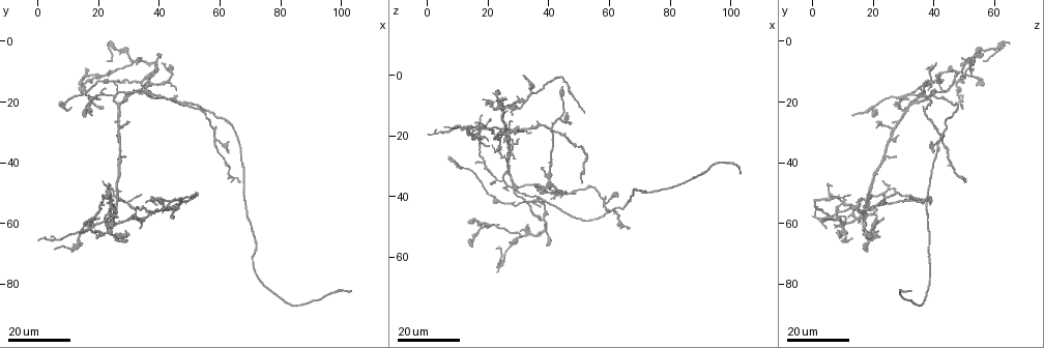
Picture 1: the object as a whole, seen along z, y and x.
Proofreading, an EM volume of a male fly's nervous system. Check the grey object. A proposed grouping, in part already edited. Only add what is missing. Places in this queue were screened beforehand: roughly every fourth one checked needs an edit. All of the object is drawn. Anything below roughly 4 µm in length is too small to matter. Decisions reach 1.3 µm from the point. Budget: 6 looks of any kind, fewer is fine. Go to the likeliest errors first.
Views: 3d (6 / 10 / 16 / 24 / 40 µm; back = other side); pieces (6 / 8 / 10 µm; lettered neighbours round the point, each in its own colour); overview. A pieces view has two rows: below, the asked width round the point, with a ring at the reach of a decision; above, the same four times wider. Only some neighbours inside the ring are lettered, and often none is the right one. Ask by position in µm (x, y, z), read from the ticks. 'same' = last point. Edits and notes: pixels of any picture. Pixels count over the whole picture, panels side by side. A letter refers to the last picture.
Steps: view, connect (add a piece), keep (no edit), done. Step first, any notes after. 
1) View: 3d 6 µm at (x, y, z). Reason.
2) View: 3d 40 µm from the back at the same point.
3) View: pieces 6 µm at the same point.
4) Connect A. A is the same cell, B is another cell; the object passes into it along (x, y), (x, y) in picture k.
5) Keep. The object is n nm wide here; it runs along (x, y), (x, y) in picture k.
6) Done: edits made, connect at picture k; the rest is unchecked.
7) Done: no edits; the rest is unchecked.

View: 3d 16 µm at (29, 38, 27). Thin end.

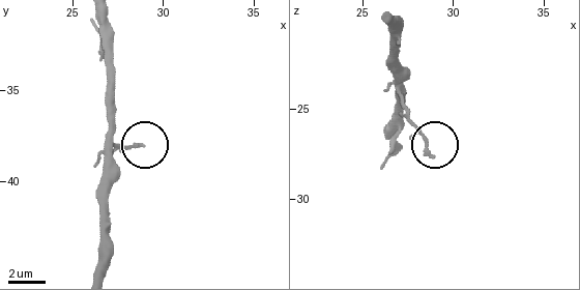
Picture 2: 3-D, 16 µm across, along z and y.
View: pieces 10 µm at (28.8, 38.1, 27.5).

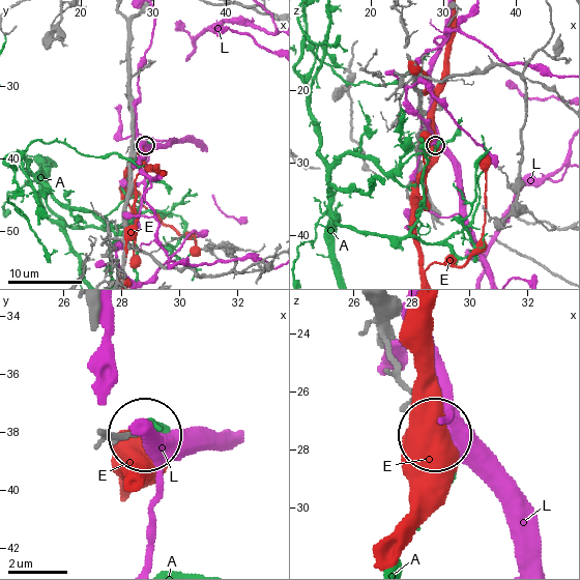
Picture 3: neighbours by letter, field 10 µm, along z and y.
Keep. The object is 170 nm wide here; A, E and L are other cells; none of them fits.

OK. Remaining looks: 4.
View: 3d 16 µm at (45, 52, 39). An open end.

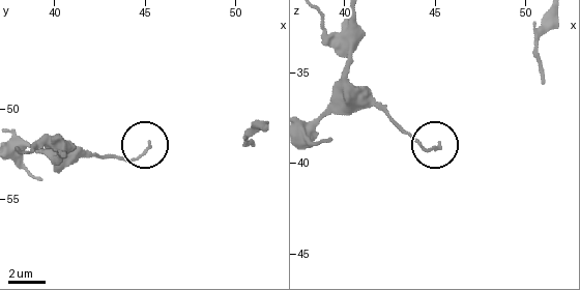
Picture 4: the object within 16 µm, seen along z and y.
View: pieces 8 µm at (45.2, 51.9, 39.0).

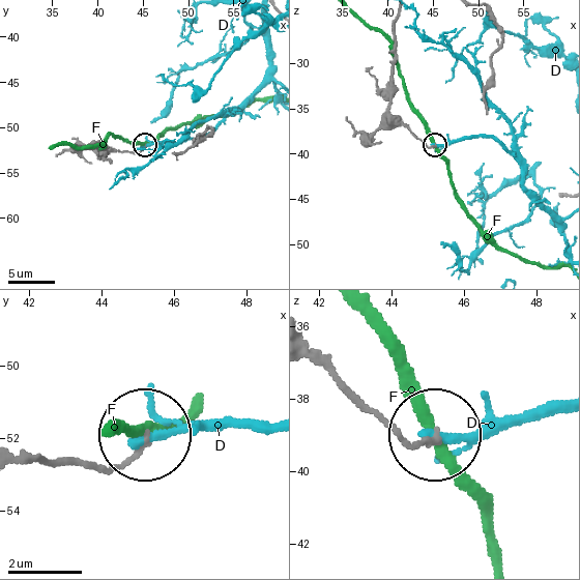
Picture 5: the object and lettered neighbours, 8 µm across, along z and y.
Keep. D and F are other cells; it runs along (397, 22), (390, 111), (425, 144), (434, 144) in picture 5; none of them fits.

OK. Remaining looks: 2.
View: 3d 24 µm at (52, 52, 36). End of a long branch.

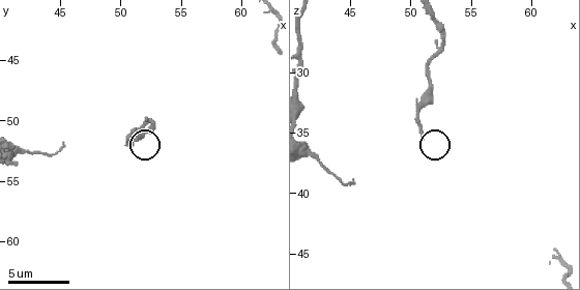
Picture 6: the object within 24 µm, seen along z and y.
View: pieces 6 µm at (51.0, 52.0, 35.6). What lies round it.

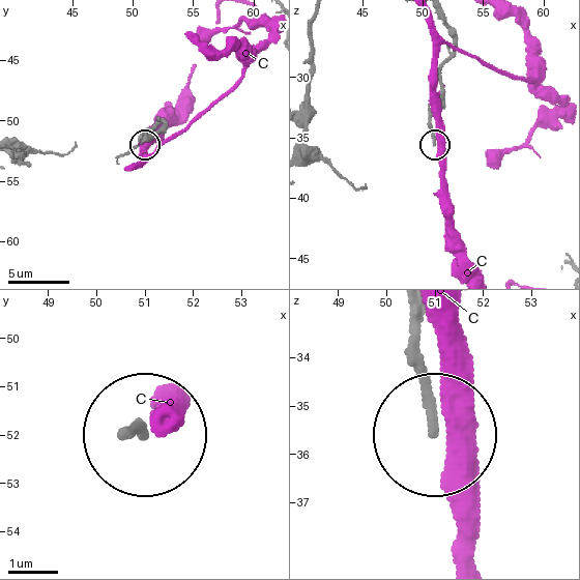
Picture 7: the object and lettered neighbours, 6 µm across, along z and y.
Keep. C is another cell; it runs along (439, 18), (454, 52), (430, 119), (434, 143) in picture 7; none of them fits.

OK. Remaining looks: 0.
Done: no edits; the rest is unchecked.

